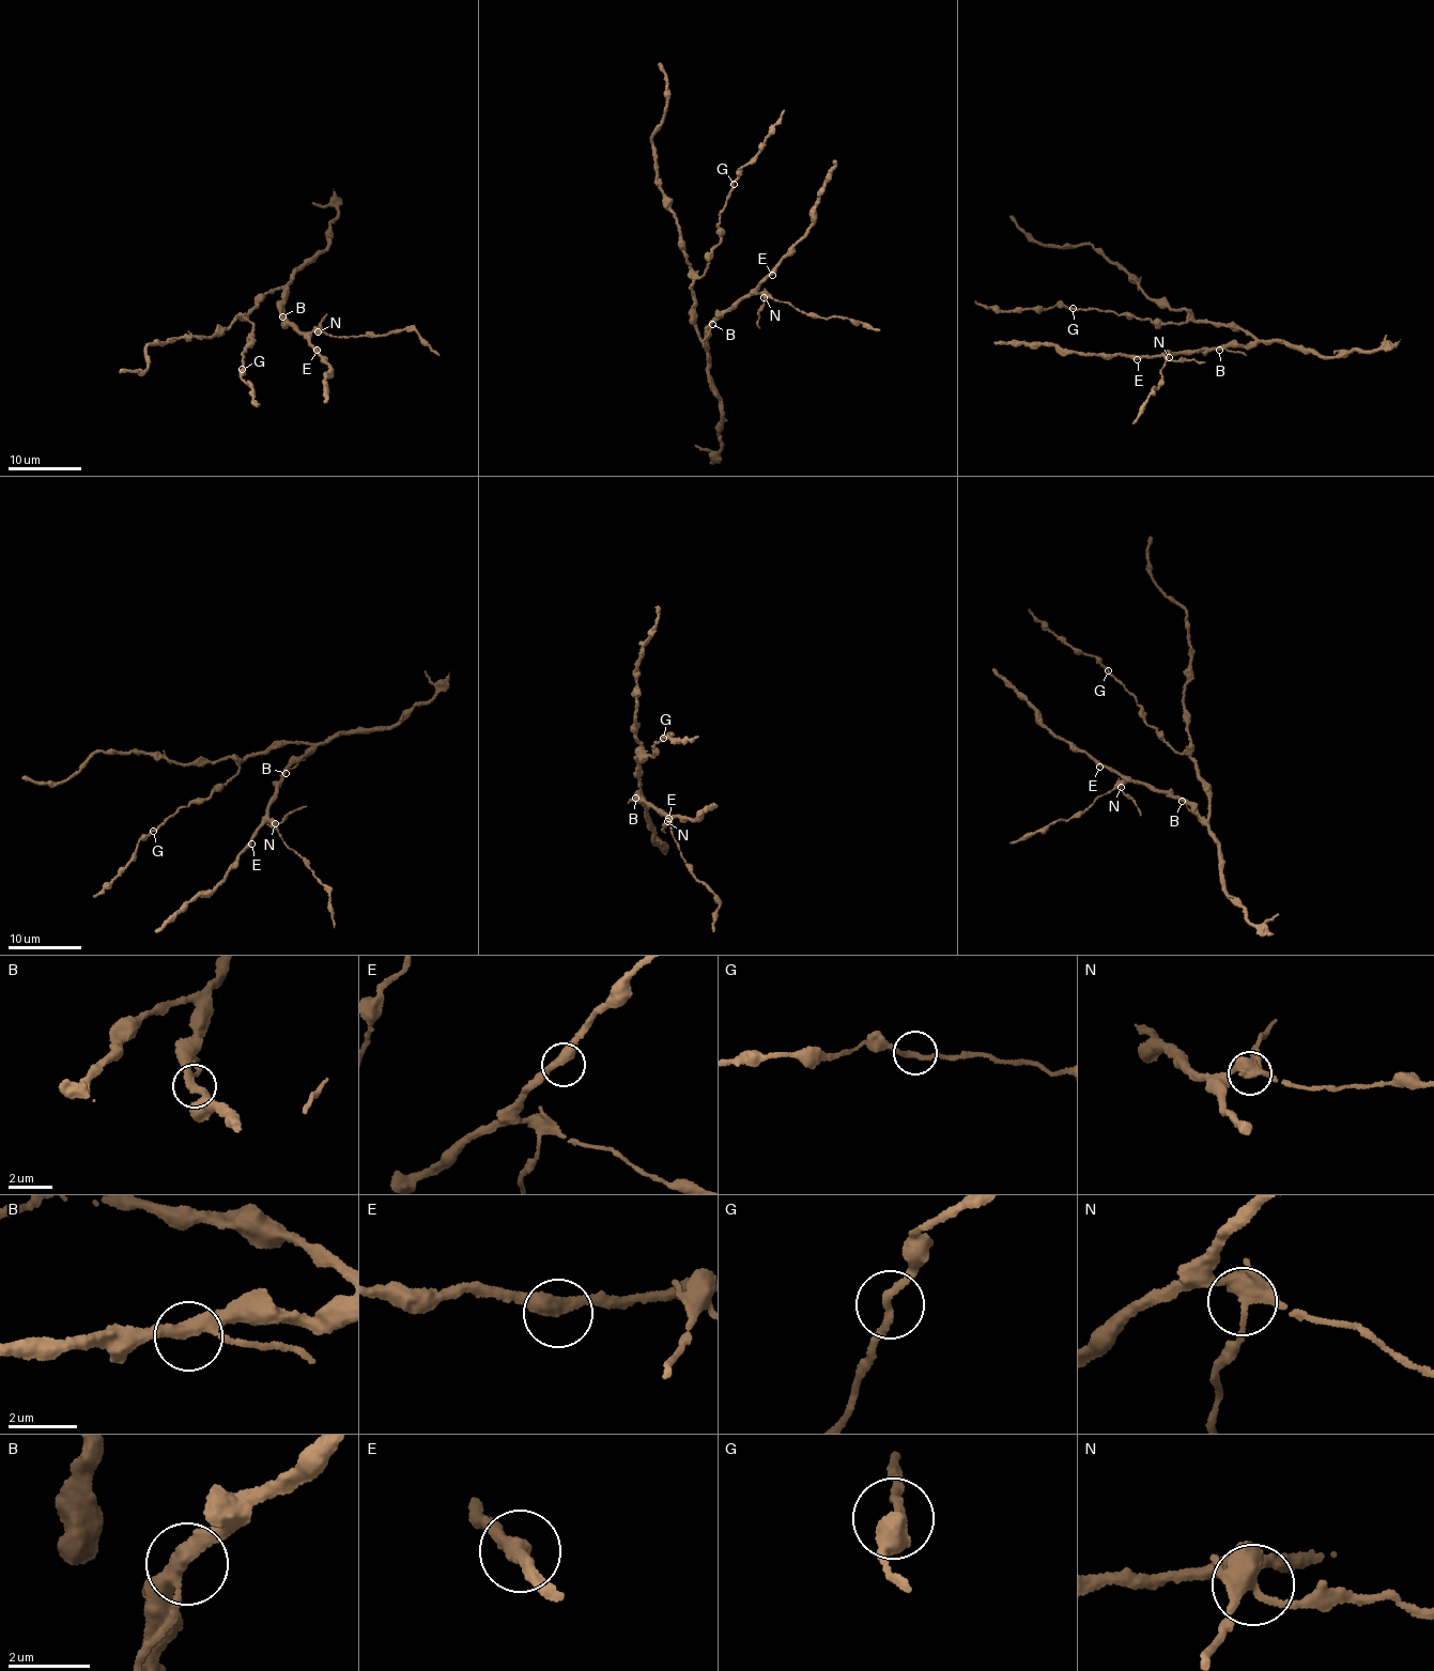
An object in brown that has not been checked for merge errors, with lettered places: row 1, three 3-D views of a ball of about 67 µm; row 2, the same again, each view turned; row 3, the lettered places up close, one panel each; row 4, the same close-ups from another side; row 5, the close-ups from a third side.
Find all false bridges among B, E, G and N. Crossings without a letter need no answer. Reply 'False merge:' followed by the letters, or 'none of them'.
False merge: N

